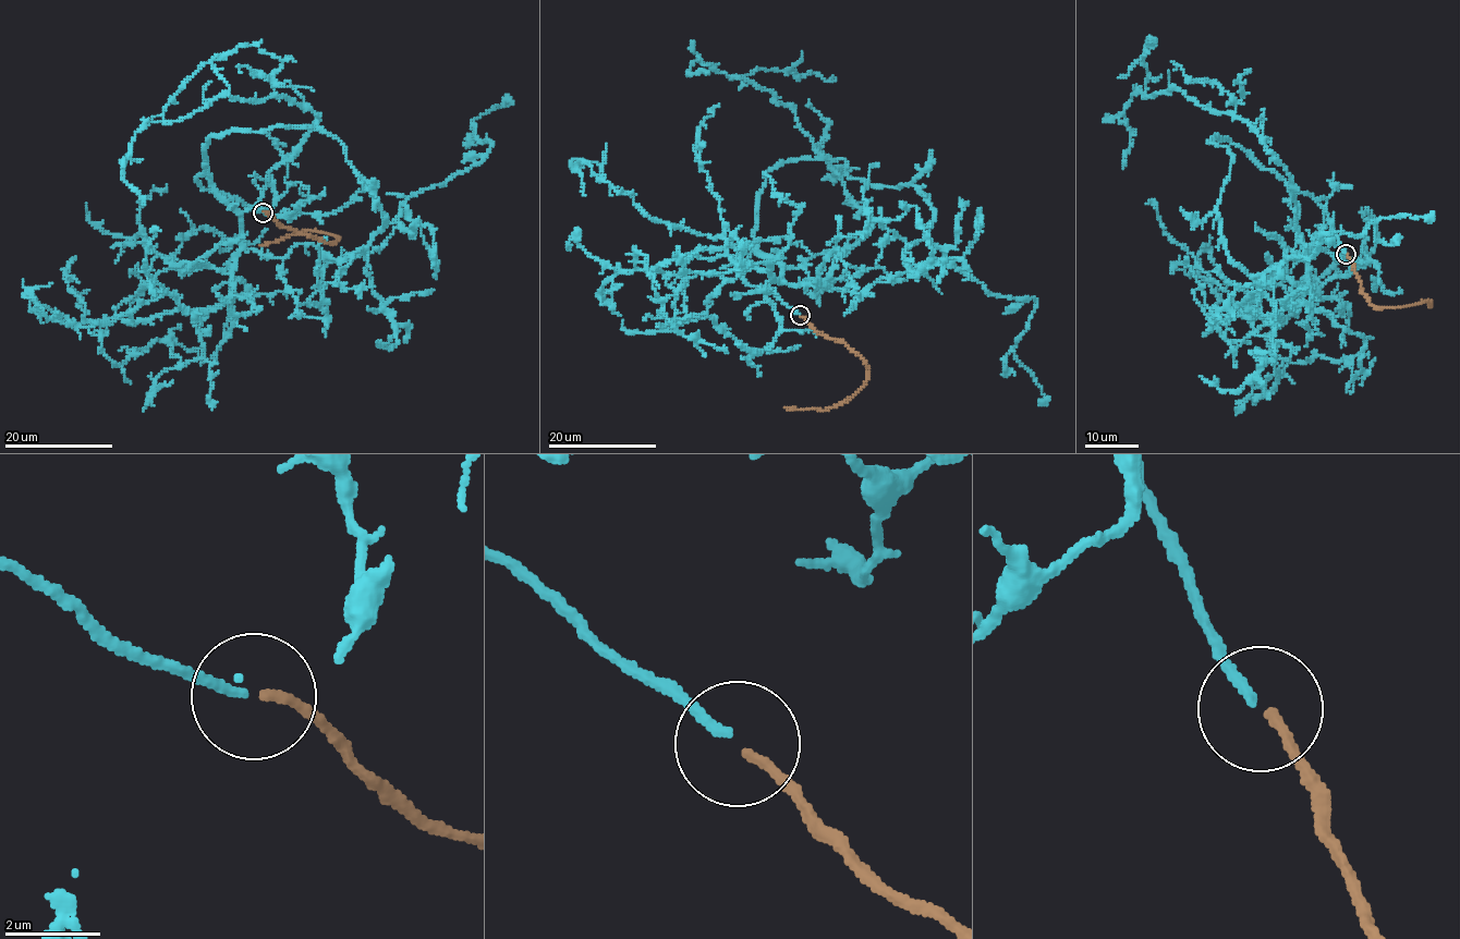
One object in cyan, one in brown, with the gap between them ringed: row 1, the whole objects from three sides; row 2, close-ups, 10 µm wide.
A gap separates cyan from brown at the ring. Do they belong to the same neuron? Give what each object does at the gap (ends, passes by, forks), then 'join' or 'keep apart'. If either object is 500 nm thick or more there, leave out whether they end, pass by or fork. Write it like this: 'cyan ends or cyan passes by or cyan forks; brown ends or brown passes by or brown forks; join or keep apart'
cyan ends; brown ends; join

